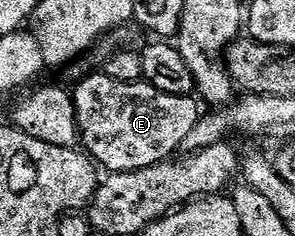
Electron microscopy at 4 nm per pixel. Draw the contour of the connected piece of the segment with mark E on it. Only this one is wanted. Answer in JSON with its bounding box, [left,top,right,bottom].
[73,73,197,173]

